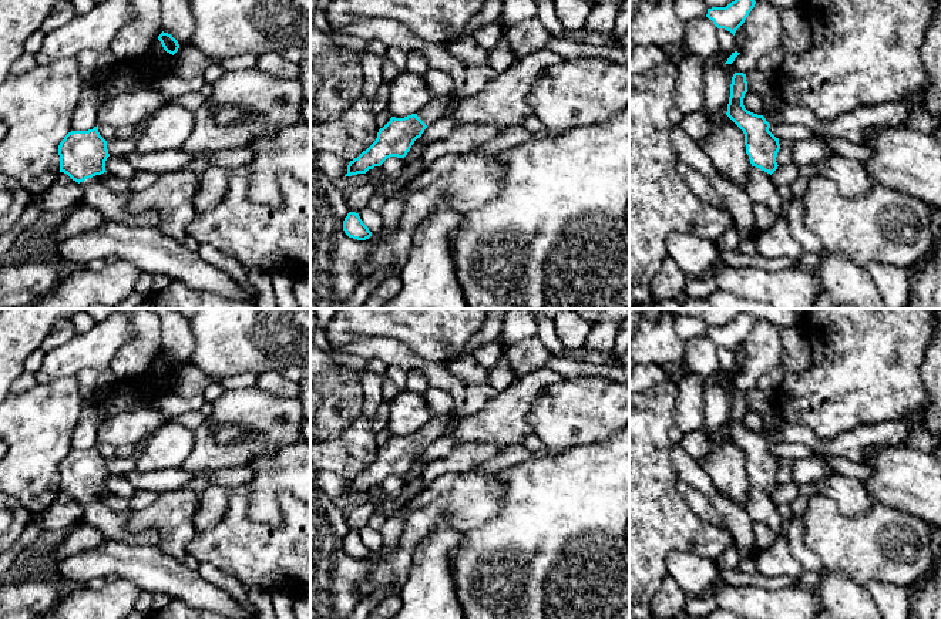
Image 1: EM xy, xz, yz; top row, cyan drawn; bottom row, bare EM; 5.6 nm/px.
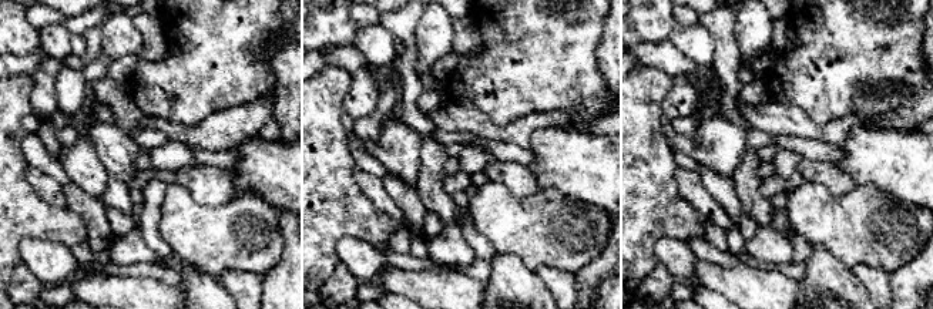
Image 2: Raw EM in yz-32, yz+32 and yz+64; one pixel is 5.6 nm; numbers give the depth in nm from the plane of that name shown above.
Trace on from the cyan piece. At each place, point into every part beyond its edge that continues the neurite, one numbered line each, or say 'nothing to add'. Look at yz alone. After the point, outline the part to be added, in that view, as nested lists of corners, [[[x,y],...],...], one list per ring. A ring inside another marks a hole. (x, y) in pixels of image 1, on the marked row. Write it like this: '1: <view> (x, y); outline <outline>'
1: yz (760, 188); outline [[[752,166],[746,192],[753,203],[762,203],[770,212],[780,216],[783,201],[777,192],[777,186],[772,181],[770,174],[762,171],[760,168]]]

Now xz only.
1: xz (437, 108); outline [[[453,95],[446,97],[446,98],[436,98],[433,100],[429,105],[423,107],[419,112],[417,117],[426,124],[431,125],[441,118],[447,117],[447,110],[453,101]]]

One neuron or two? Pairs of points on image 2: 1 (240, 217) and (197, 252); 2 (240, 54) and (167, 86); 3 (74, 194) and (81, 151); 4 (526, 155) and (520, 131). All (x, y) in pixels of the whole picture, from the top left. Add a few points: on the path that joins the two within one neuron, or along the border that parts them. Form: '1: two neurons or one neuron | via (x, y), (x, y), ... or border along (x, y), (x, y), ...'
1: one neuron | via (230, 227), (218, 238), (211, 238), (207, 242)
2: one neuron | via (221, 54), (185, 86)
3: two neurons | border along (70, 184), (101, 201)
4: two neurons | border along (492, 140), (513, 143), (527, 148)

